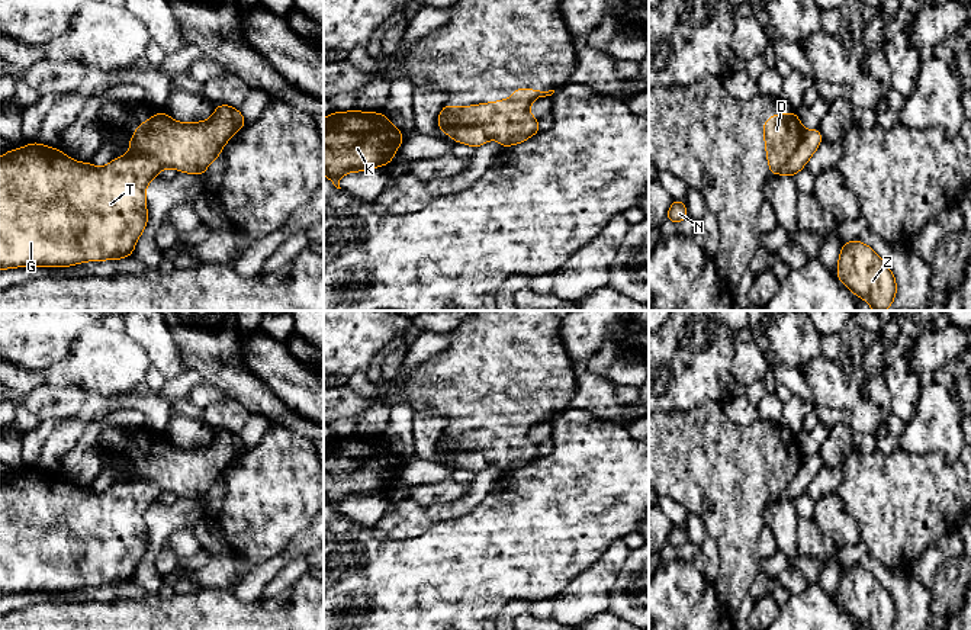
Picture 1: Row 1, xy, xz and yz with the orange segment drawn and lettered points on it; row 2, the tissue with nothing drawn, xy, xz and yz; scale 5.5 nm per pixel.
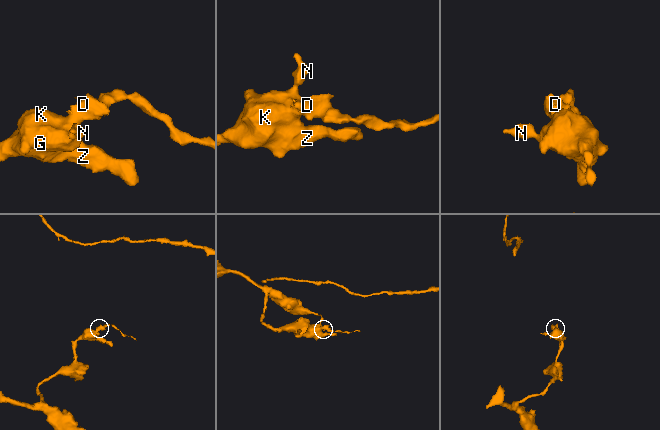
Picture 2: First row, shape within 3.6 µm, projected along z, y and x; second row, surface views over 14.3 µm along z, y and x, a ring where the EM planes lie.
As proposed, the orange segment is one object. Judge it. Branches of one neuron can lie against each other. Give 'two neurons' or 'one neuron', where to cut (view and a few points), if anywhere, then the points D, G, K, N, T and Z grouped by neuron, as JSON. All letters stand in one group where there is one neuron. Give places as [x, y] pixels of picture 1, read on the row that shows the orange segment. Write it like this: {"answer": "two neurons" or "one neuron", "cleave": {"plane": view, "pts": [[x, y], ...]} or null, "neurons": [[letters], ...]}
{"answer": "two neurons", "cleave": {"plane": "xz", "pts": [[439, 122], [447, 118], [472, 122], [489, 137]]}, "neurons": [["D"], ["G", "K", "N", "T", "Z"]]}

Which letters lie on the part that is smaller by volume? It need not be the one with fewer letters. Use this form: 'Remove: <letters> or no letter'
Remove: D

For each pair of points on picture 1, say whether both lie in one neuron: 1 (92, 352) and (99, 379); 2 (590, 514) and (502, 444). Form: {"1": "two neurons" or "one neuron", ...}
{"1": "one neuron", "2": "two neurons"}

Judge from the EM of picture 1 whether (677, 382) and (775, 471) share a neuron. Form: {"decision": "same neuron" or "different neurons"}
{"decision": "different neurons"}

